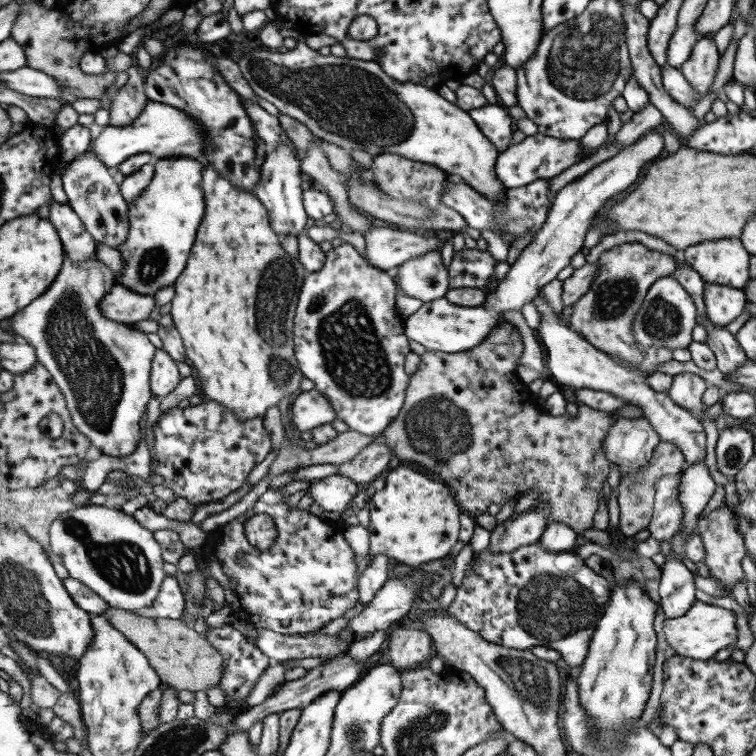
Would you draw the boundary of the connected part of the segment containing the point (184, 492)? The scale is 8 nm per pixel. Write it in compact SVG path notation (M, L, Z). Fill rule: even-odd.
M214 400L185 408L176 406L161 412L153 428L153 437L154 457L150 465L154 467L154 474L162 476L165 479L163 485L172 488L175 495L182 496L194 506L219 502L244 486L248 474L272 451L271 436L263 425L263 417L237 418L232 410Z

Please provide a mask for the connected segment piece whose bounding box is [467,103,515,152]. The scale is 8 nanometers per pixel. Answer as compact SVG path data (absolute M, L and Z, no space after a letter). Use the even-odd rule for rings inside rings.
M486 105L474 108L467 112L478 125L481 133L502 152L512 144L512 134L515 130L515 120L512 118L508 109L496 105Z

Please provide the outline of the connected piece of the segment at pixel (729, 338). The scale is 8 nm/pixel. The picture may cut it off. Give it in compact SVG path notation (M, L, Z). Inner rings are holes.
M710 319L702 324L707 332L706 344L714 352L720 372L732 374L749 360L736 337L727 328L715 325Z

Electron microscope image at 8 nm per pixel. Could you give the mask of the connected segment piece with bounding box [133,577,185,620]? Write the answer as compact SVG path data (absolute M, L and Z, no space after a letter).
M166 577L158 596L150 606L134 609L133 612L148 618L180 619L185 609L185 598L175 577Z

